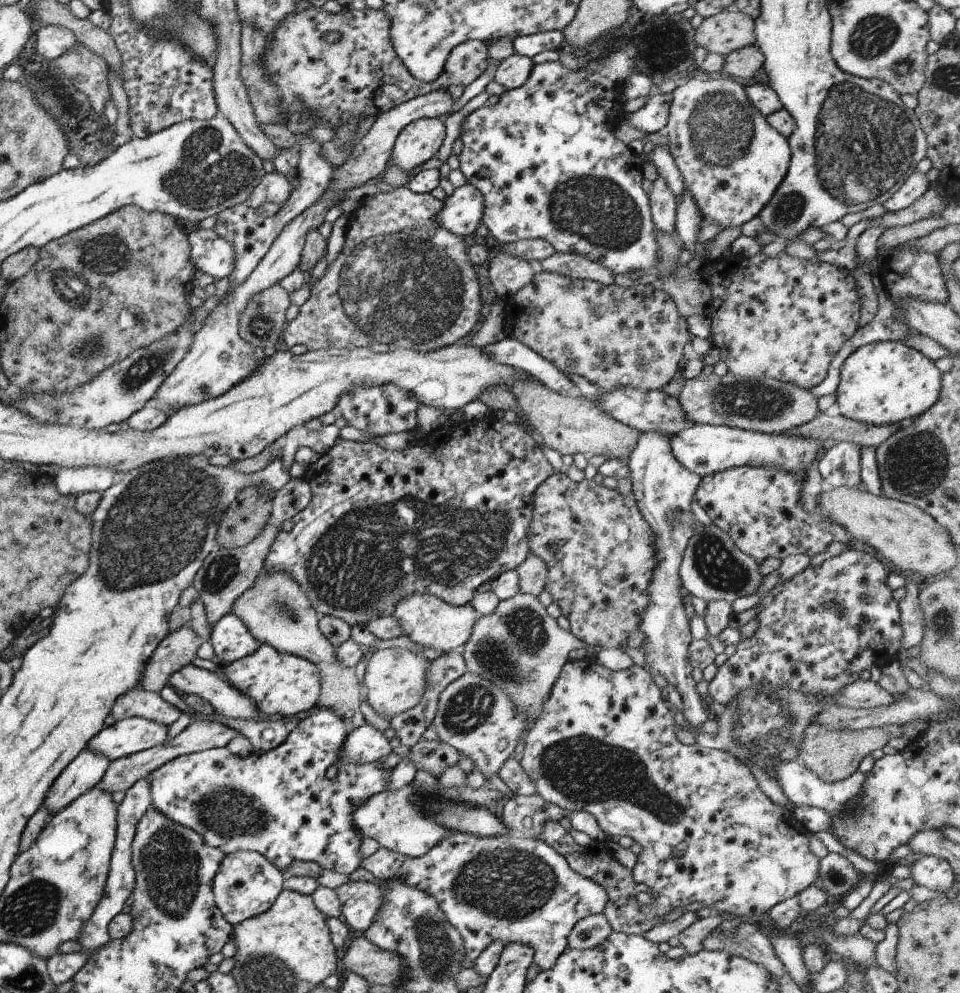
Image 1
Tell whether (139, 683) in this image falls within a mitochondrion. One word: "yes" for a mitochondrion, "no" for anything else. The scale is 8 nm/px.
no

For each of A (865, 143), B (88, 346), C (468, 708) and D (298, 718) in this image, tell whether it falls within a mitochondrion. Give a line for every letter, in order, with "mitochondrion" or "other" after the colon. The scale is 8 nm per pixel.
A: mitochondrion
B: mitochondrion
C: mitochondrion
D: other

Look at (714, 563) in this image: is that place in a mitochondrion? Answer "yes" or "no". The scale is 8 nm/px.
yes

